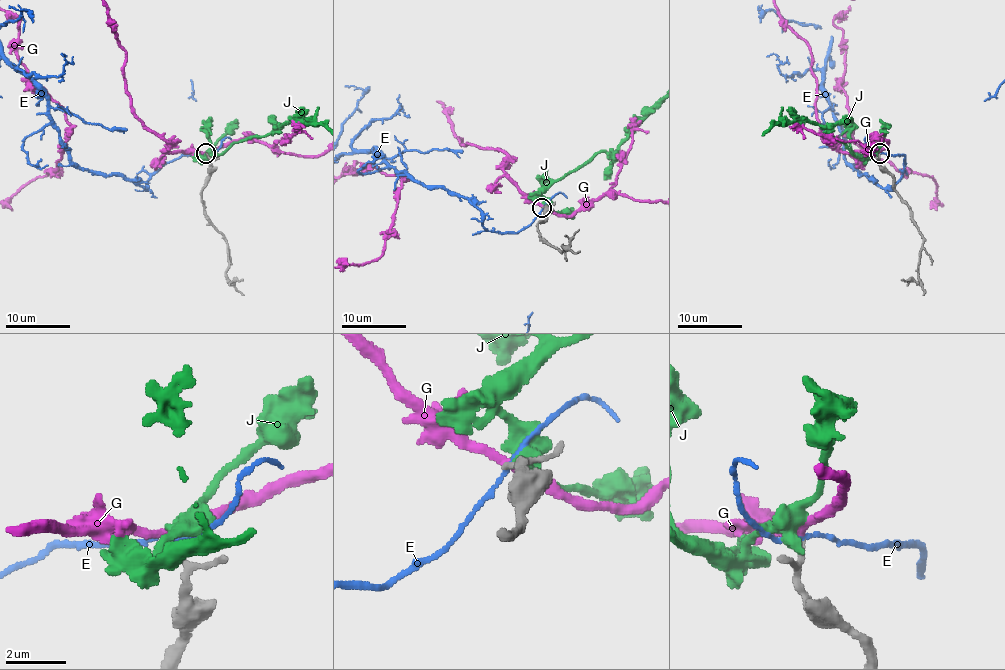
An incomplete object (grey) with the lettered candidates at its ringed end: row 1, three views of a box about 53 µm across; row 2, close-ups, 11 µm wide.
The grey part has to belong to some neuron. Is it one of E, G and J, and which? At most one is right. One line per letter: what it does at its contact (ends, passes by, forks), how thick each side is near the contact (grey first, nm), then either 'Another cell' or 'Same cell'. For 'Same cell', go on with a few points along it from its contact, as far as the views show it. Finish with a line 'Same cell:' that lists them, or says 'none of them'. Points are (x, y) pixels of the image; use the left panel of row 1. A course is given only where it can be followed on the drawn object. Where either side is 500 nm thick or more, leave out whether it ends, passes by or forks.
E: It passes by. Thickness 190 nm (grey) against 140 nm. Another cell
G: It passes by. Thickness 190 nm (grey) against 280 nm. Another cell
J: It passes by. Thickness 190 nm (grey) against 320 nm. Another cell
Same cell: none of them

